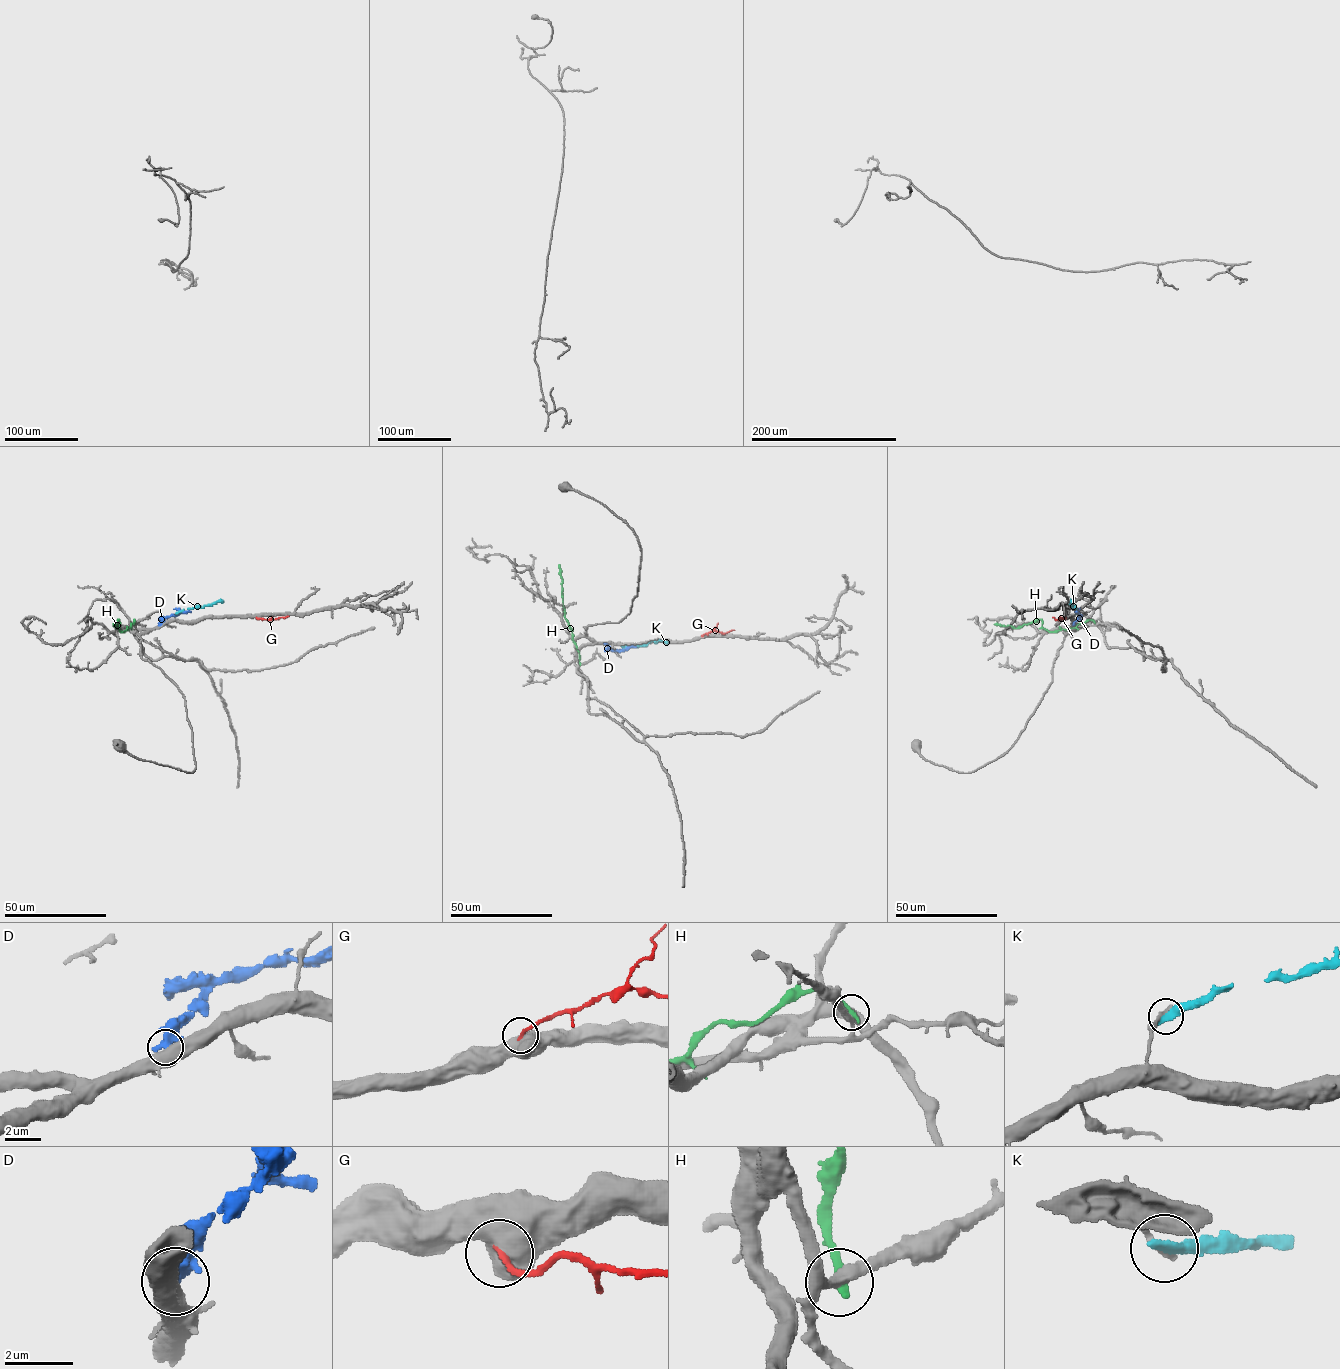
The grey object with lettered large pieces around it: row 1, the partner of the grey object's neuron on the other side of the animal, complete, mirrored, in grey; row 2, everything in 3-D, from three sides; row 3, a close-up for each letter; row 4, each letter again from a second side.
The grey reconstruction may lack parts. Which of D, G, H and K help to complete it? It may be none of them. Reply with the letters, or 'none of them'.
none of them

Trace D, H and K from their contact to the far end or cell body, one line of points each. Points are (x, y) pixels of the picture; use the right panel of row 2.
D: (1073, 625), (1079, 617), (1079, 609)
H: (1095, 622), (1087, 619), (1075, 627), (1054, 632), (1042, 626), (1040, 619), (1017, 628), (994, 624)
K: (1076, 613), (1070, 603), (1073, 601)

